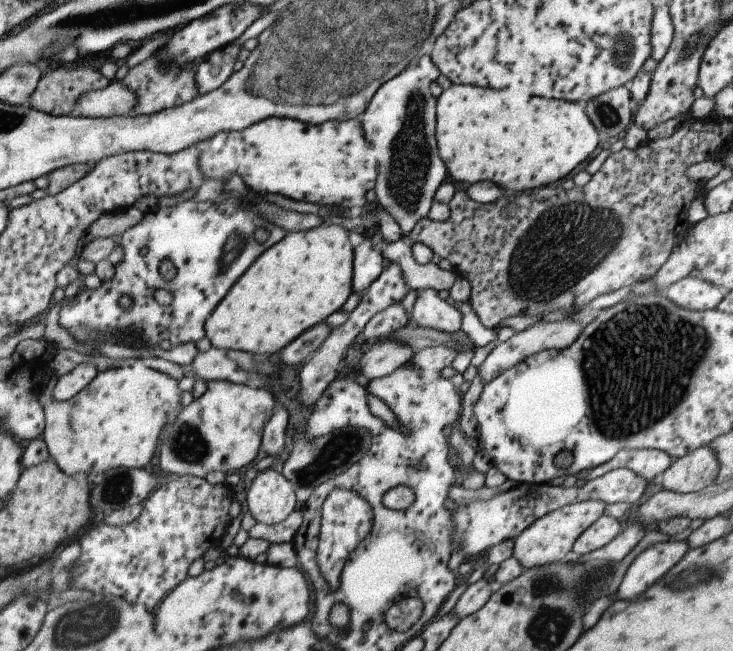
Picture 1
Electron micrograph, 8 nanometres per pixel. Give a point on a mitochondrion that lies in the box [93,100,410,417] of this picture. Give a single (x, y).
(240, 239)

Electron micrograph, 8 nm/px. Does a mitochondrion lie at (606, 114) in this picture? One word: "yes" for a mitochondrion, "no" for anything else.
yes

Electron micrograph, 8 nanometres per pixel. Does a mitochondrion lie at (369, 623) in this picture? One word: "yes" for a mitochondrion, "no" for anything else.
no

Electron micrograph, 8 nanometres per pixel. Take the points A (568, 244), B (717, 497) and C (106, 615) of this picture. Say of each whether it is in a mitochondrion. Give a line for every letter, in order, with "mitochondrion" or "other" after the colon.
A: mitochondrion
B: other
C: mitochondrion

